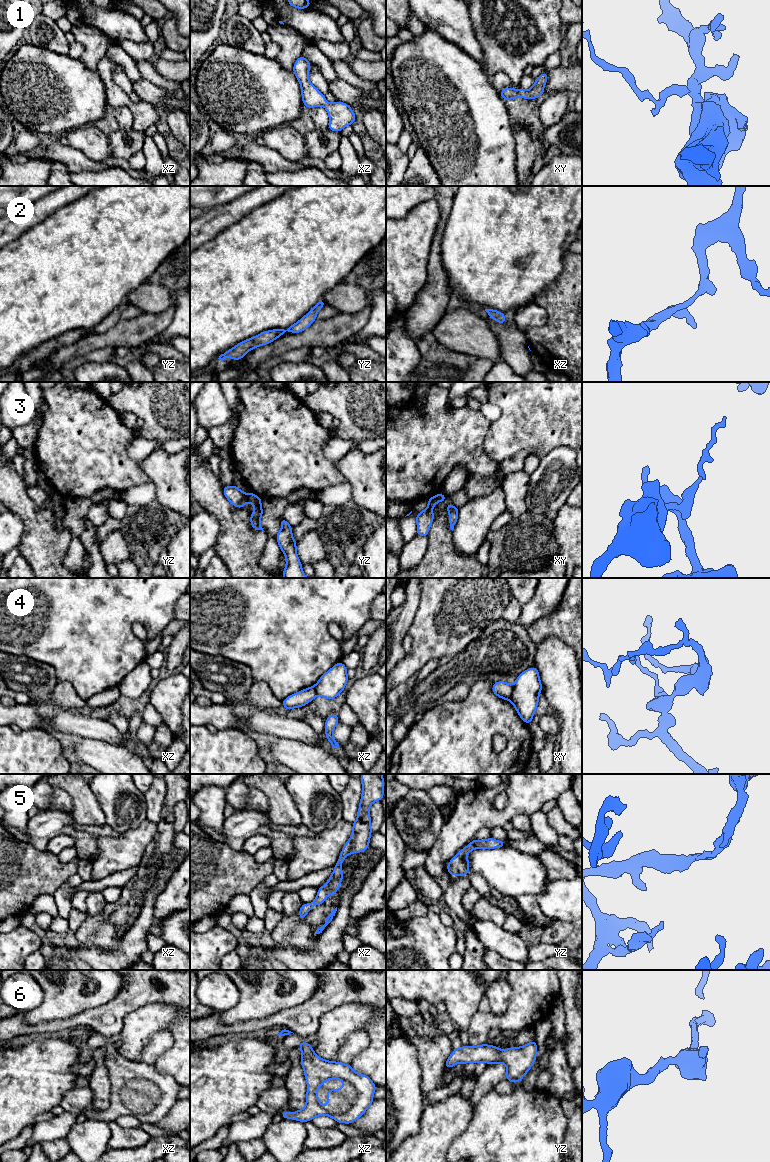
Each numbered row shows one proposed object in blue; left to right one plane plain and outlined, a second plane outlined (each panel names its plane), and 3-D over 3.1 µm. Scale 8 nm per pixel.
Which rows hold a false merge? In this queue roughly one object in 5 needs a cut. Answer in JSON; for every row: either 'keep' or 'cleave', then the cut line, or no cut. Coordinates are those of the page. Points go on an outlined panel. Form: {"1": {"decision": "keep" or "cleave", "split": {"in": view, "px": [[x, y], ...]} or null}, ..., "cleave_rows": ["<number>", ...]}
{"1": {"decision": "keep", "split": null}, "2": {"decision": "keep", "split": null}, "3": {"decision": "cleave", "split": {"in": "yz", "px": [[247, 494], [245, 501]]}}, "4": {"decision": "cleave", "split": {"in": "xy", "px": [[513, 686], [510, 700]]}}, "5": {"decision": "keep", "split": null}, "6": {"decision": "keep", "split": null}, "cleave_rows": ["3", "4"]}

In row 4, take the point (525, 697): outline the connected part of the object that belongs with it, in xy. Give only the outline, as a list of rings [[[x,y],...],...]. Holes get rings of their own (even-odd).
[[[530,667],[516,677],[511,703],[520,718],[529,725],[532,723],[532,718],[537,710],[541,692],[542,683],[536,667]]]

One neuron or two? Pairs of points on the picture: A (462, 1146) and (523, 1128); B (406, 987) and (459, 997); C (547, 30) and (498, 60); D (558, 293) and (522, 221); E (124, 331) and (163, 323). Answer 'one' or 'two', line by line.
A: one
B: one
C: one
D: two
E: one

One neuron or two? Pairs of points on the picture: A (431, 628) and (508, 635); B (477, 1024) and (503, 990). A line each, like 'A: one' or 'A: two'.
A: two
B: two

